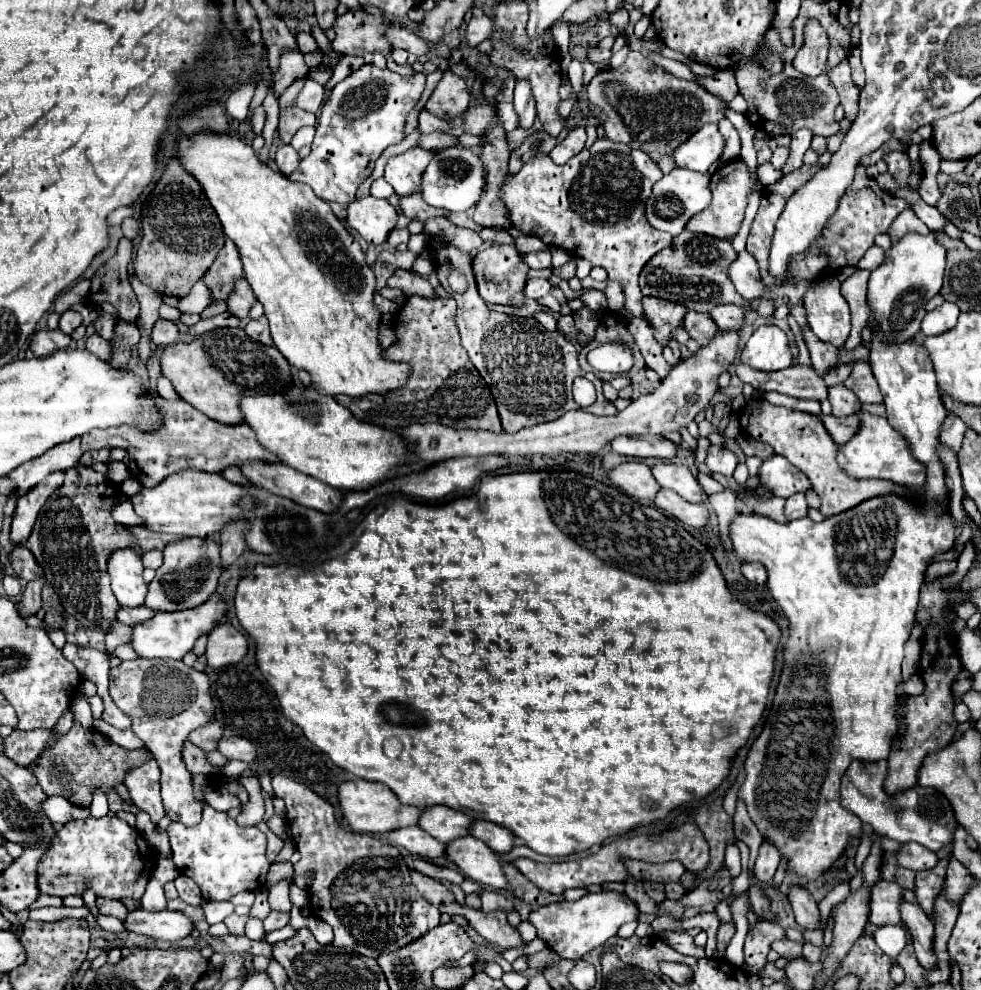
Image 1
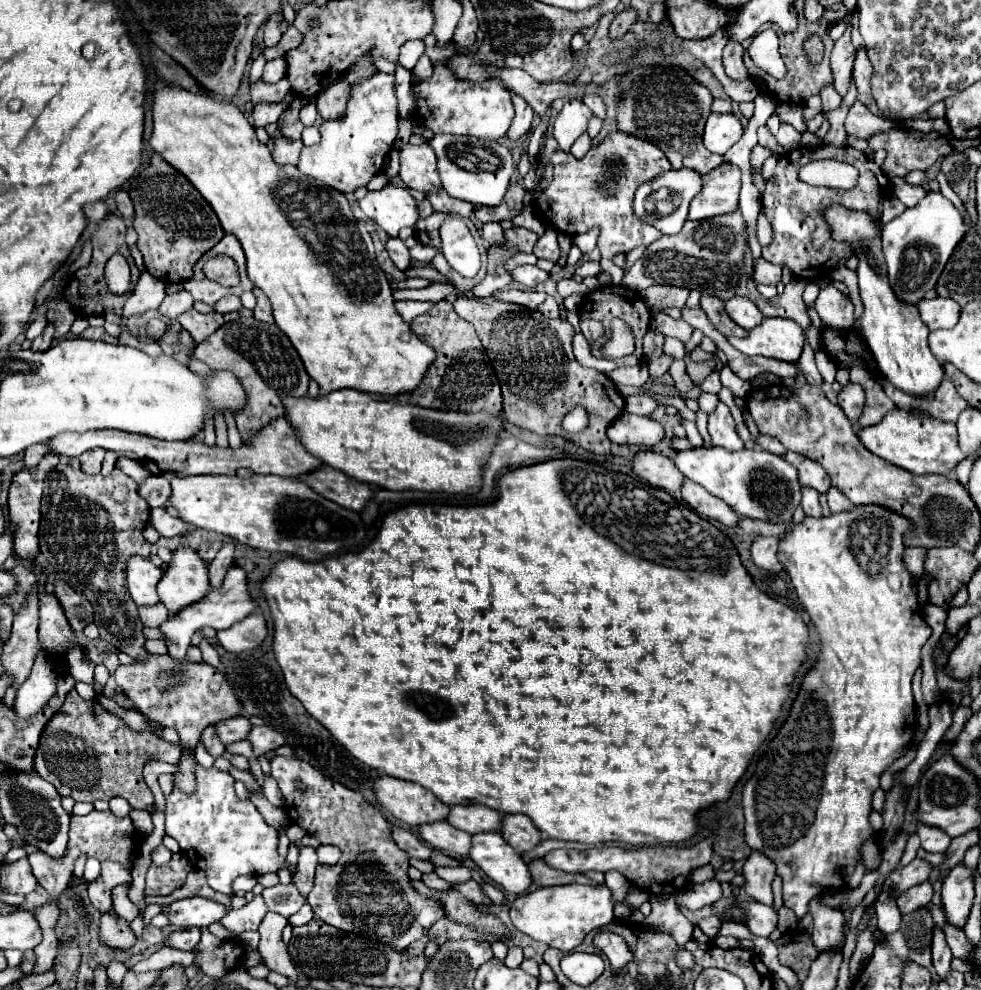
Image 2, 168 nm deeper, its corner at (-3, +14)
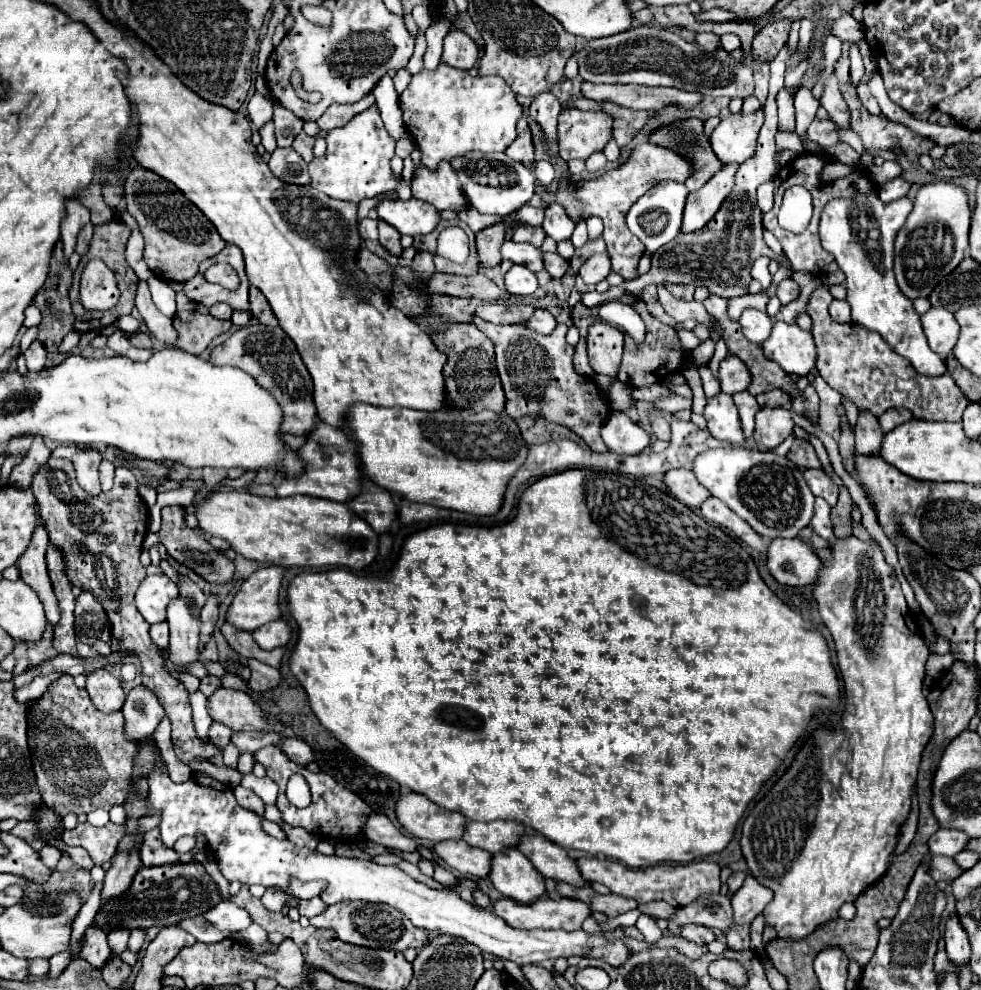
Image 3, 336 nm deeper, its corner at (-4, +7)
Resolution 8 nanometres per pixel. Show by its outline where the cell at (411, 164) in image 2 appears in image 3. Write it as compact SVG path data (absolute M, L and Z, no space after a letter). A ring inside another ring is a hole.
M422 163L414 167L414 175L410 179L412 195L434 205L438 211L466 209L466 199L462 195L462 185L454 179L454 171L450 163L438 163L436 169L428 169Z

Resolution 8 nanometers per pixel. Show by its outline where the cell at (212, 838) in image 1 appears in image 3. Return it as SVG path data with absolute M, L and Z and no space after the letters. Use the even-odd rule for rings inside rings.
M164 761L156 763L156 767L152 769L152 773L148 775L148 783L150 783L150 795L146 799L146 815L152 815L156 811L162 811L160 815L160 835L166 847L172 847L180 837L184 835L192 835L196 837L196 833L202 833L206 839L206 851L210 853L210 857L216 861L220 873L226 877L228 883L232 881L240 881L242 885L264 885L264 887L272 887L278 885L282 889L290 887L292 879L298 881L326 881L326 889L320 893L320 899L326 905L332 903L340 903L346 899L360 899L360 901L372 901L372 903L388 903L396 909L400 909L416 927L424 927L432 933L446 933L452 937L462 937L468 943L480 947L486 953L492 953L500 959L508 959L522 965L538 965L544 959L556 959L560 955L570 957L570 955L586 955L586 957L602 957L606 959L610 965L620 965L622 961L628 959L630 951L626 949L624 943L620 941L608 941L604 937L590 937L586 935L582 929L580 931L518 931L514 927L510 927L508 923L504 923L490 907L476 907L468 901L464 901L456 891L438 891L438 889L430 889L424 883L408 877L404 871L400 871L398 867L384 867L378 865L374 861L360 861L360 859L348 859L348 857L336 857L336 855L320 855L312 849L298 849L294 843L290 841L278 841L274 837L270 837L264 829L262 829L262 817L250 809L244 809L236 803L232 787L218 783L216 779L212 779L206 773L192 773L192 779L188 779L182 785L176 785L170 781L168 777L168 767Z

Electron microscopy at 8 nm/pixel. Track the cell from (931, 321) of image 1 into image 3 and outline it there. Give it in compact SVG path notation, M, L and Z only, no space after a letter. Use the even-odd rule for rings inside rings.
M932 307L928 313L920 317L922 329L928 337L928 345L942 359L946 359L954 347L954 339L958 339L958 321L954 315L942 307Z

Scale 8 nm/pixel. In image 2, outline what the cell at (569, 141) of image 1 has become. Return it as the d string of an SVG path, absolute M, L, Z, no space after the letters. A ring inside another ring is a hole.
M569 100L553 124L553 136L563 152L569 152L573 142L587 130L593 112L581 100Z

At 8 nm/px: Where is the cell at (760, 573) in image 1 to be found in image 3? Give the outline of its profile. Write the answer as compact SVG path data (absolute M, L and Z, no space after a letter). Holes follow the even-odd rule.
M774 539L768 547L768 571L782 585L812 585L820 559L800 539Z

